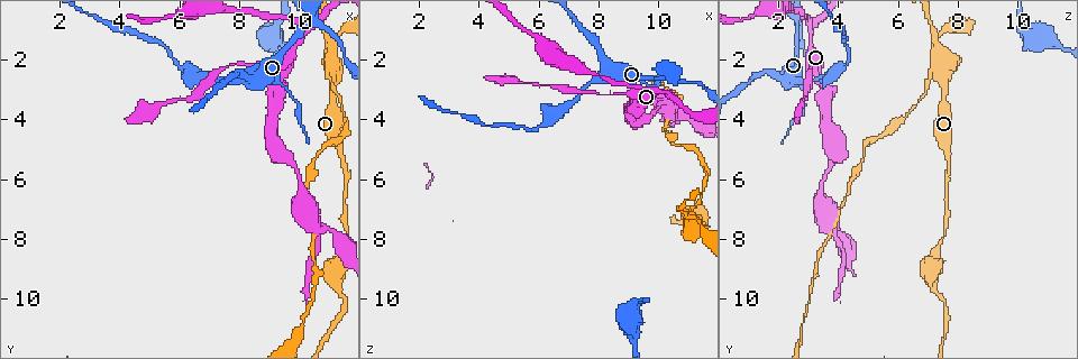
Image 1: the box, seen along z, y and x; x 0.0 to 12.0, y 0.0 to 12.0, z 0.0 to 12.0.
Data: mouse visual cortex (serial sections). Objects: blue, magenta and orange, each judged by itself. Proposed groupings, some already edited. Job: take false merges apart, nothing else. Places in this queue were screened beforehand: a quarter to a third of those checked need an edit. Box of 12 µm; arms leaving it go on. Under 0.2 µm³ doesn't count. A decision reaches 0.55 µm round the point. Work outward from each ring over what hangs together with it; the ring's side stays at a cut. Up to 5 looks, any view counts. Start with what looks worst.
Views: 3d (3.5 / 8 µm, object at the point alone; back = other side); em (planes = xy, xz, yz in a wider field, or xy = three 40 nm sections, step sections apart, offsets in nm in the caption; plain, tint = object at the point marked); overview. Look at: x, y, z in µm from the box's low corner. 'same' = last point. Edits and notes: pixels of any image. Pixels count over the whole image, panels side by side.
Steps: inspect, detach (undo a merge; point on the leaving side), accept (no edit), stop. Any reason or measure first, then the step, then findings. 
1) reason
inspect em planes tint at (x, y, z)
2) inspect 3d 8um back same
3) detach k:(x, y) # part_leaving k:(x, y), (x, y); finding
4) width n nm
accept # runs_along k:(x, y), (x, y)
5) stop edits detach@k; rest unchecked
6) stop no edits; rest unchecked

four or more arms meet
inspect 3d 3.5um at (11.1, 2.3, 7.4)

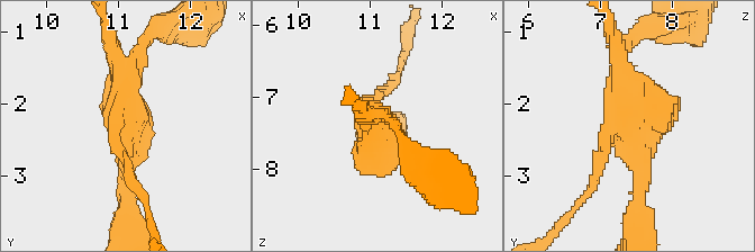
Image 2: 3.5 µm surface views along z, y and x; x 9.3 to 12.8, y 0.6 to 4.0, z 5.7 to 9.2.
need the tissue
inspect em planes tint at (11.05, 2.30, 7.35)

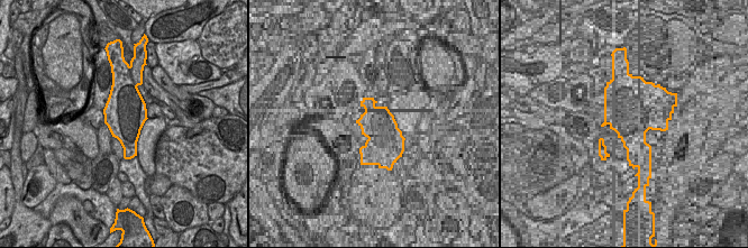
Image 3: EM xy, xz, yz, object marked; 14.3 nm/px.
detach 2:(645, 35) # part_leaving 2:(607, 127), (593, 187), (566, 221); two cells meet here

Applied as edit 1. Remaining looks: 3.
sharp bend
inspect 3d 3.5um at (10.2, 1.1, 3.0)

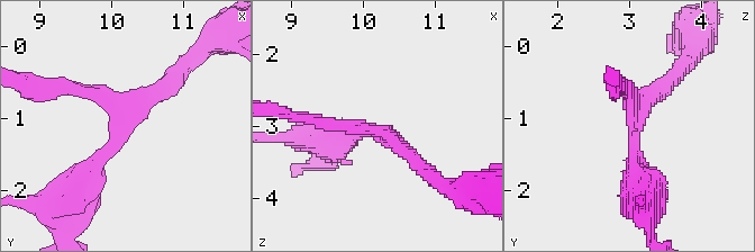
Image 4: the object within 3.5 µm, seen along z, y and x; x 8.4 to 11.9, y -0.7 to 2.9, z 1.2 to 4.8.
arms 3; arm_widths 200, 200, 300 nm; now the EM
inspect em xy step 2 tint at (10.15, 1.15, 3.05)

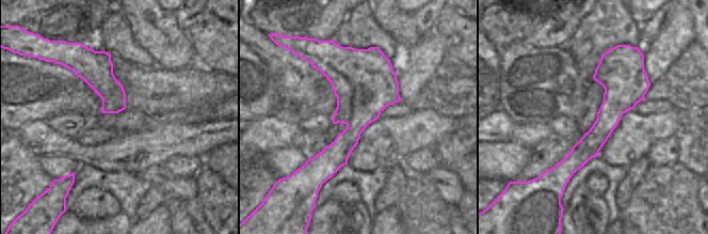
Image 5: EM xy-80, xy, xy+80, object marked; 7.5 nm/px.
accept # runs_along 5:(616, 51), (616, 103), (564, 180); one cell here

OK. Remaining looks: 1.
stop edits detach@2; rest unchecked

